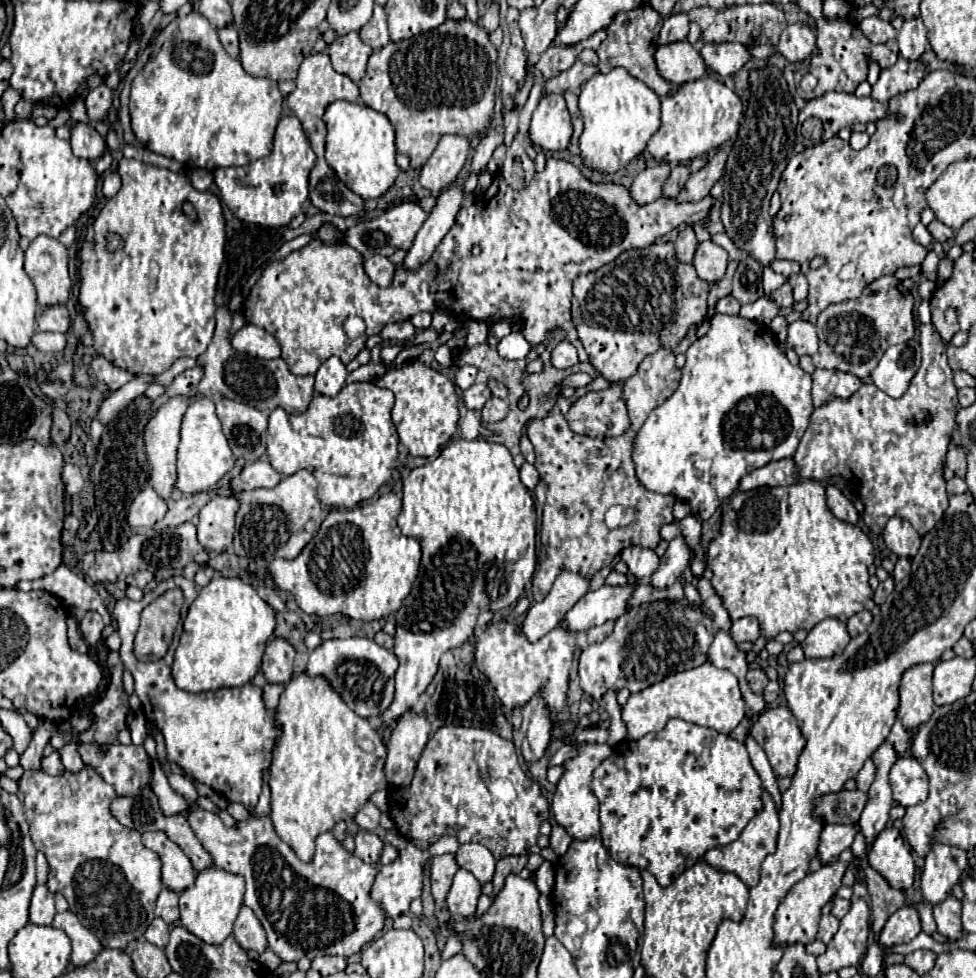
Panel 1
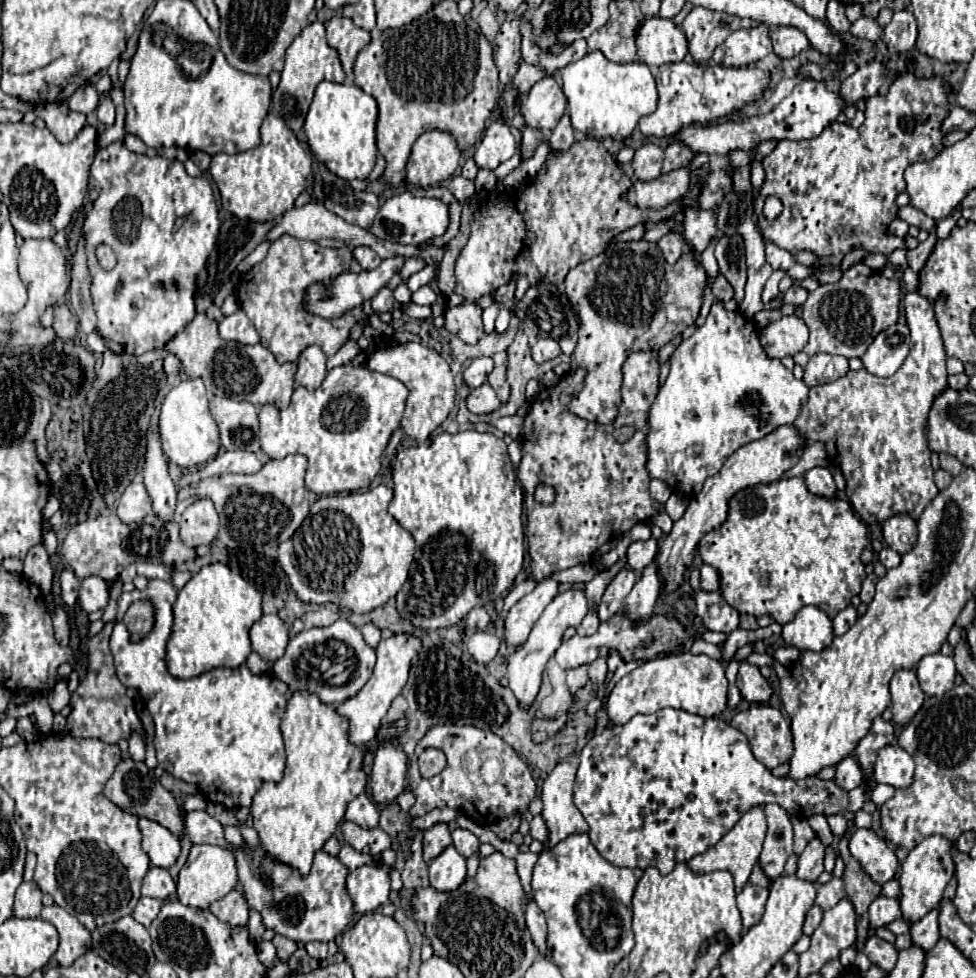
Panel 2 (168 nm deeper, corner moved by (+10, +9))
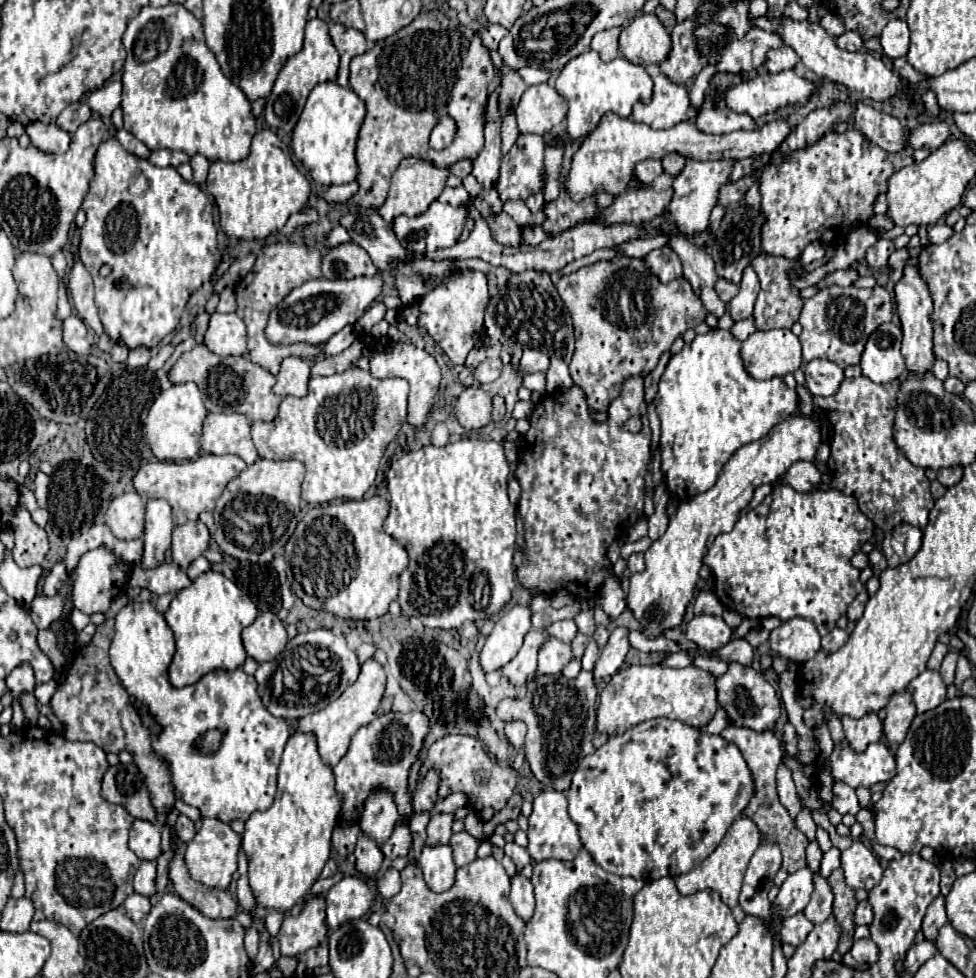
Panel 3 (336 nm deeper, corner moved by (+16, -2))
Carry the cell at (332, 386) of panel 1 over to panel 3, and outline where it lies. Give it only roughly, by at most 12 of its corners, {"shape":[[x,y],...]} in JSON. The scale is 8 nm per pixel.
{"shape":[[284,358],[272,388],[278,396],[308,392],[310,364]]}

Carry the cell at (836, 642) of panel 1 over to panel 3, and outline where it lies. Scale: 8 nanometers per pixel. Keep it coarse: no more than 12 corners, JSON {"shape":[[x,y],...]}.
{"shape":[[792,618],[788,638],[770,632],[770,648],[796,664],[820,650],[820,634],[810,620]]}

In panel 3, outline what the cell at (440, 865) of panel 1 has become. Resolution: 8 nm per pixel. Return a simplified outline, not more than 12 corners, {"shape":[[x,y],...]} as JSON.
{"shape":[[434,814],[428,822],[428,846],[448,844],[454,814]]}

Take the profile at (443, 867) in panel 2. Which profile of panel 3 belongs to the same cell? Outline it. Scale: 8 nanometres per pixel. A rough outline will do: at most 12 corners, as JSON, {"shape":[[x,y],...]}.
{"shape":[[448,844],[424,846],[416,864],[434,892],[454,884]]}

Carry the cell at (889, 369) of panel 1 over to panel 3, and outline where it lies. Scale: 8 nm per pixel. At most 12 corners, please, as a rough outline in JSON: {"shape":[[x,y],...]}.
{"shape":[[880,324],[862,352],[862,374],[884,384],[906,372],[902,330]]}

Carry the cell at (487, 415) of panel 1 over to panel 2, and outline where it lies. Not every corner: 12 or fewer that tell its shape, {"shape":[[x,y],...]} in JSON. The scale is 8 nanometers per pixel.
{"shape":[[488,383],[470,391],[466,405],[472,413],[492,413],[500,399]]}

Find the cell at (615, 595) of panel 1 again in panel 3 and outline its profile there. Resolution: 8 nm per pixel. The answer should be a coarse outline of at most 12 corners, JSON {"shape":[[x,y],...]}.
{"shape":[[530,630],[520,652],[502,668],[514,686],[536,672],[538,650],[548,634]]}

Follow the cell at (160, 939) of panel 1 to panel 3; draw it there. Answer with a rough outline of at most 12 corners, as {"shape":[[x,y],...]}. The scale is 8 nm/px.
{"shape":[[130,894],[124,912],[140,924],[150,912],[150,898]]}

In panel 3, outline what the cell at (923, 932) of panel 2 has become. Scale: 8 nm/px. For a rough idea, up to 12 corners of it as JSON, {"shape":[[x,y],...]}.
{"shape":[[940,894],[928,906],[922,932],[936,940],[946,918],[946,898]]}

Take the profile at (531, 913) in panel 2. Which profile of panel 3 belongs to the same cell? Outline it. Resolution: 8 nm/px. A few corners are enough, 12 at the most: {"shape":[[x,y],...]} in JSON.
{"shape":[[524,874],[512,876],[508,898],[522,920],[534,914],[534,886]]}

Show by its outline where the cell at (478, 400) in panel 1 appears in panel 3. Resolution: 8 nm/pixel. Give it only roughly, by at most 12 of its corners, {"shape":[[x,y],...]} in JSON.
{"shape":[[488,358],[474,370],[480,384],[490,384],[502,372],[500,358]]}

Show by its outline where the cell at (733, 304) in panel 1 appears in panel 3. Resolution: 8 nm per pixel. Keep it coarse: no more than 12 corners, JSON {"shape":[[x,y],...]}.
{"shape":[[718,278],[716,292],[728,302],[738,294],[738,284]]}

